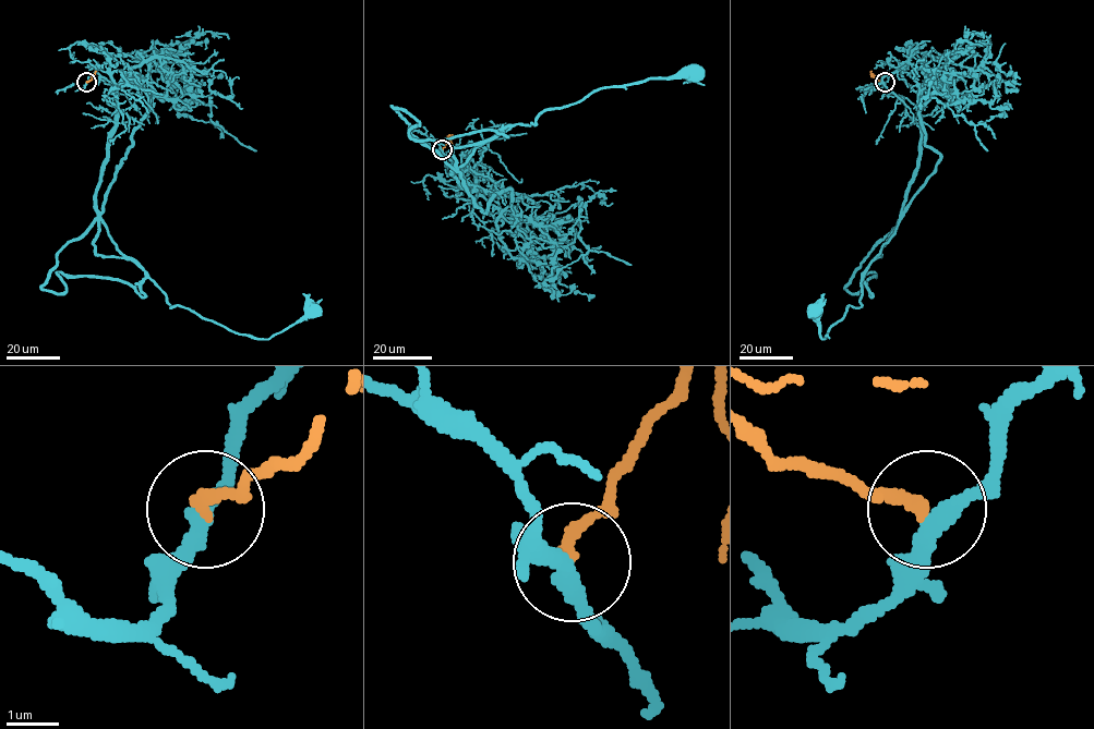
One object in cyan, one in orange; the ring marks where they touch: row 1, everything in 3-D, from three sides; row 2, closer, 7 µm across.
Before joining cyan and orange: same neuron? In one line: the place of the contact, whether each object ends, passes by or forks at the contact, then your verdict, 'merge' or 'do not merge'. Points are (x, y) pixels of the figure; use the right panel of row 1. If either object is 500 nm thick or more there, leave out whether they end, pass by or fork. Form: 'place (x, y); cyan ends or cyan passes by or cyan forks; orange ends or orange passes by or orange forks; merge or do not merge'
place (885, 82); cyan passes by; orange ends; do not merge

